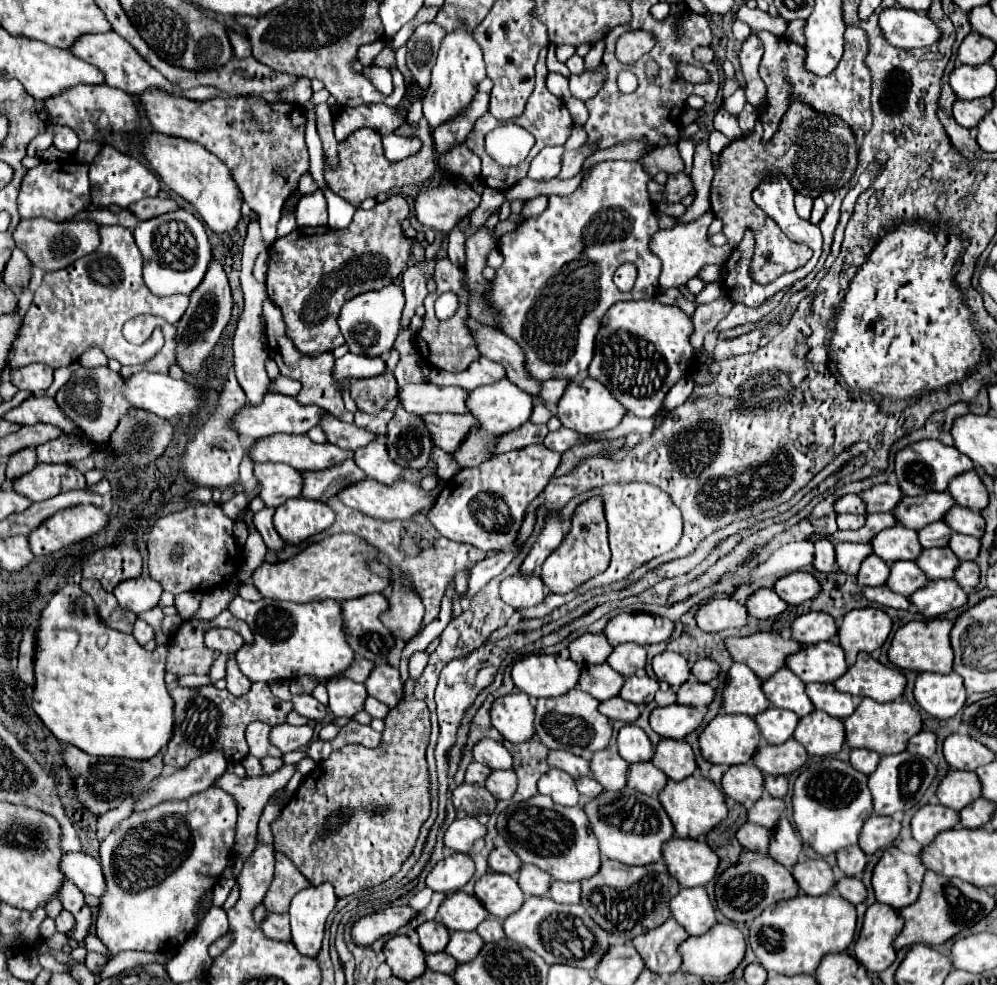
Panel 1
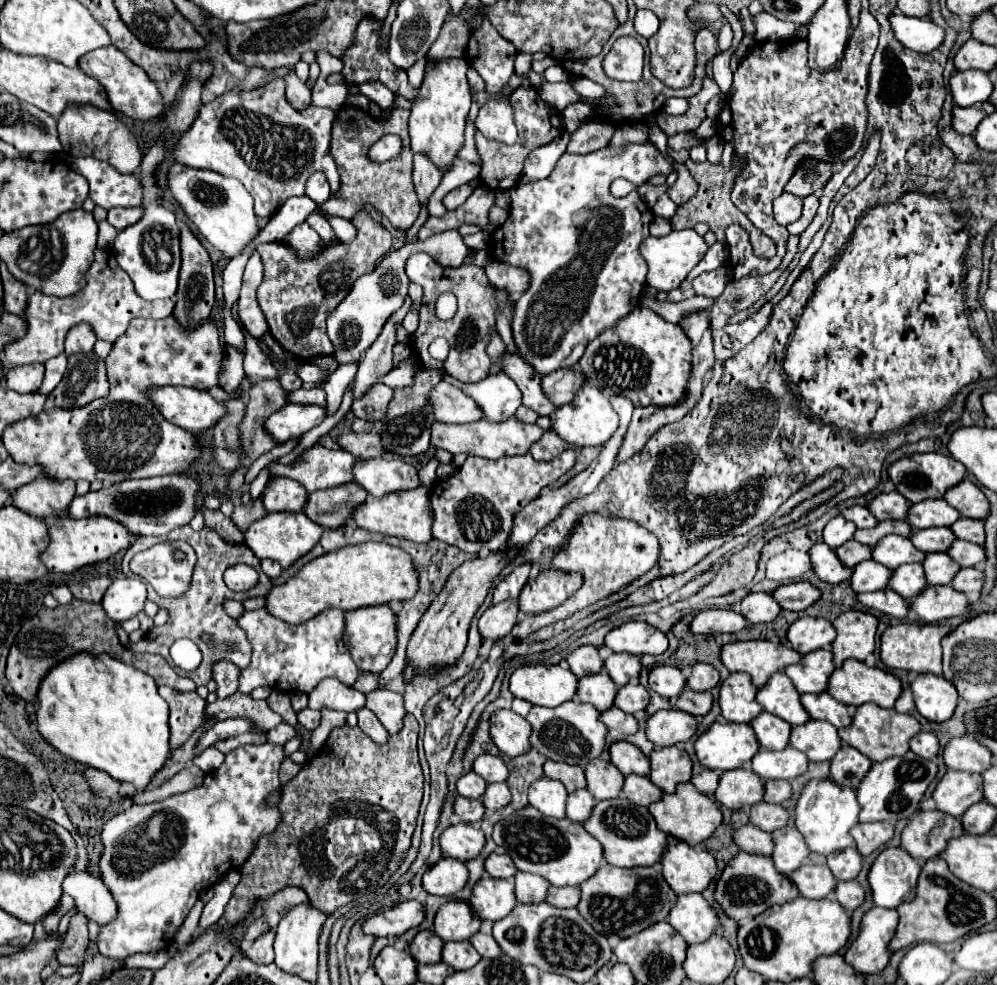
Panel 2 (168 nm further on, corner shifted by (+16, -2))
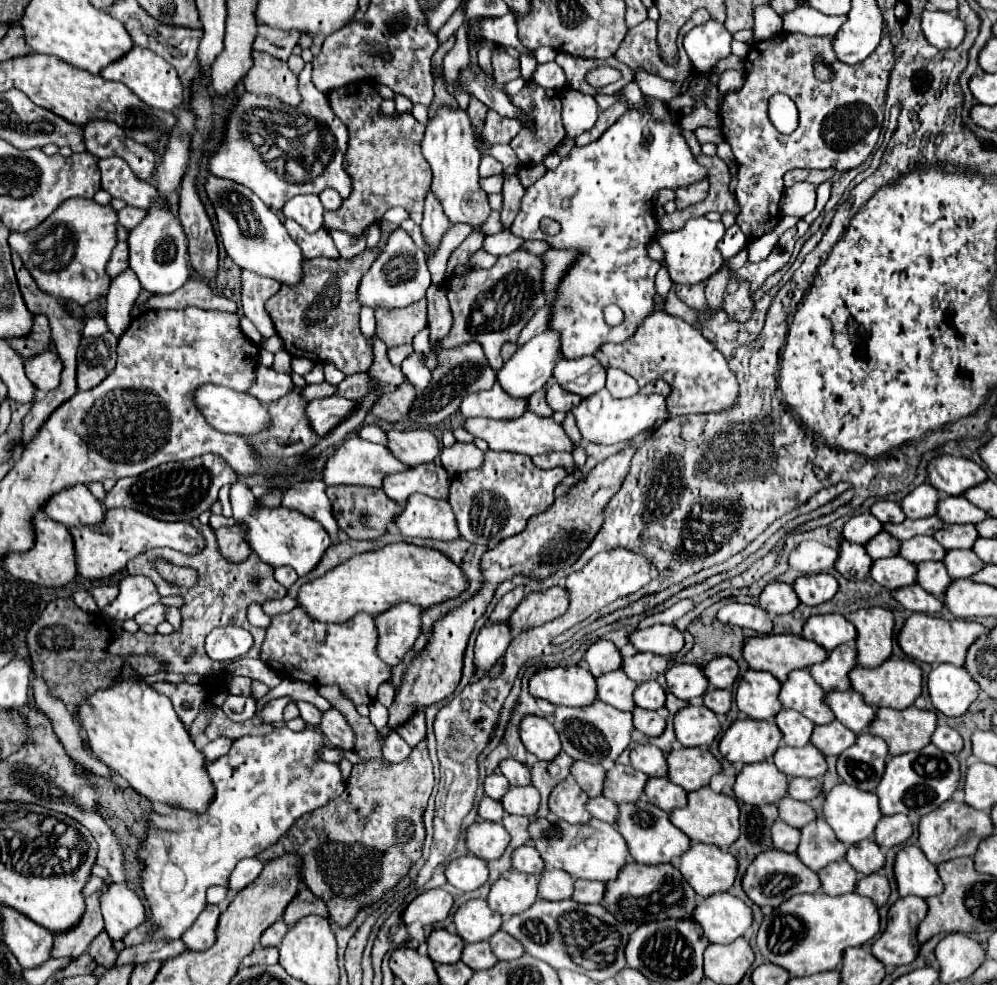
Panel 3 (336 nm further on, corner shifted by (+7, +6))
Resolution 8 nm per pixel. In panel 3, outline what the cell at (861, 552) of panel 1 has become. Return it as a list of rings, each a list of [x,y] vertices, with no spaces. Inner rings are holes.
[[[879,532],[877,536],[873,536],[873,540],[869,540],[865,544],[865,550],[873,560],[889,558],[889,556],[895,556],[899,552],[899,540],[889,536],[887,532]]]

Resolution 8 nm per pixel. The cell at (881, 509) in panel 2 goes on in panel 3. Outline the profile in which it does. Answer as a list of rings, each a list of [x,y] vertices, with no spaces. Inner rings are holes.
[[[921,484],[901,500],[901,510],[907,518],[925,518],[935,514],[939,494],[933,486]]]

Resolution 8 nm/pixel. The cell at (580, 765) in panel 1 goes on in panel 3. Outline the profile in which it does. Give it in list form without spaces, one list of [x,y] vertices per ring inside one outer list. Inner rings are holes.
[[[583,760],[573,762],[571,776],[575,782],[583,788],[587,796],[599,796],[603,790],[603,778],[605,778],[605,768],[601,764],[589,764]]]

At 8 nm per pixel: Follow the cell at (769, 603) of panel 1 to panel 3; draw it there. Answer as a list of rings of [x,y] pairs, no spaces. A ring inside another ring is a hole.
[[[783,582],[767,584],[759,596],[759,606],[771,616],[793,612],[797,608],[797,604],[799,604],[799,600],[797,600],[793,586],[783,584]]]

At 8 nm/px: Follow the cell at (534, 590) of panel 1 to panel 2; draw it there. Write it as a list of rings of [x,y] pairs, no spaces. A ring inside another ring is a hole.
[[[506,600],[504,604],[490,606],[490,610],[486,610],[478,620],[480,638],[492,642],[502,640],[516,624],[516,616],[518,616],[518,608],[514,600]]]

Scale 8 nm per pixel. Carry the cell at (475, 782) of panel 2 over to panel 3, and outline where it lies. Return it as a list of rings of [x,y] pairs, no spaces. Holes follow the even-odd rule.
[[[491,772],[483,780],[483,790],[493,800],[501,800],[501,796],[509,790],[509,782],[505,780],[505,776],[501,772]]]

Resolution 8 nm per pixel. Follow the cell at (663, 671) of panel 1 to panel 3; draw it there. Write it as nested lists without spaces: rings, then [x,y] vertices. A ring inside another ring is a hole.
[[[675,664],[665,672],[665,680],[669,690],[681,698],[681,700],[691,700],[695,696],[703,696],[709,682],[705,680],[705,674],[701,668],[695,664]]]

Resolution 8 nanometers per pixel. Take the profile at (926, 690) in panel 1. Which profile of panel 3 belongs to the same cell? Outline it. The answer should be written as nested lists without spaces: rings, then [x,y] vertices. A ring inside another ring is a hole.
[[[939,664],[927,676],[927,688],[933,706],[945,716],[963,716],[977,698],[979,684],[953,664]]]

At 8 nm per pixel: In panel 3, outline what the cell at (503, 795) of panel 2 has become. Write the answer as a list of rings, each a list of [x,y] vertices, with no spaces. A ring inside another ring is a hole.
[[[531,784],[525,788],[511,786],[509,792],[501,798],[501,804],[503,804],[505,812],[509,812],[509,814],[533,816],[539,806],[539,792]]]

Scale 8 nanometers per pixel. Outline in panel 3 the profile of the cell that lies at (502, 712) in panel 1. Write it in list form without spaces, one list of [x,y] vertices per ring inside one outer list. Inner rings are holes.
[[[525,714],[519,724],[519,736],[523,746],[533,752],[539,760],[553,760],[559,750],[561,742],[557,738],[555,728],[541,716],[535,714]]]

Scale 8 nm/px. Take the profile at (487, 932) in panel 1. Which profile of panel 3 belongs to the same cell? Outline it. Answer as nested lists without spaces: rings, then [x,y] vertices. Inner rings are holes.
[[[503,930],[489,938],[489,946],[493,948],[493,954],[497,954],[499,960],[515,960],[525,954],[523,946]]]

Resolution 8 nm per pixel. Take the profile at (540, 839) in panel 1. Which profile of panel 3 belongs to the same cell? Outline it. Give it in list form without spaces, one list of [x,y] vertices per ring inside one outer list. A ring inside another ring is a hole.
[[[549,812],[549,816],[545,818],[533,816],[529,820],[527,832],[529,832],[529,842],[537,848],[547,868],[553,866],[565,870],[573,878],[609,882],[617,876],[619,868],[629,860],[623,836],[615,830],[613,824],[605,824],[597,818],[591,818],[589,824],[569,824]]]

